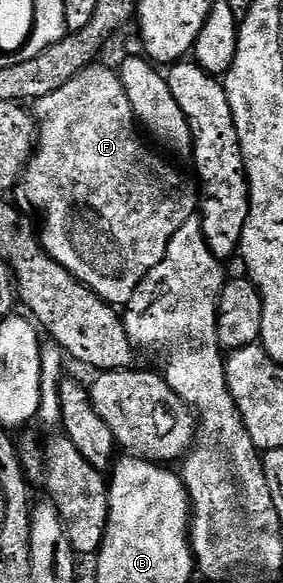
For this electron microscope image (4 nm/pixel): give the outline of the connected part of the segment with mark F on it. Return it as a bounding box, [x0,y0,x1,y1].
[20,62,192,306]

